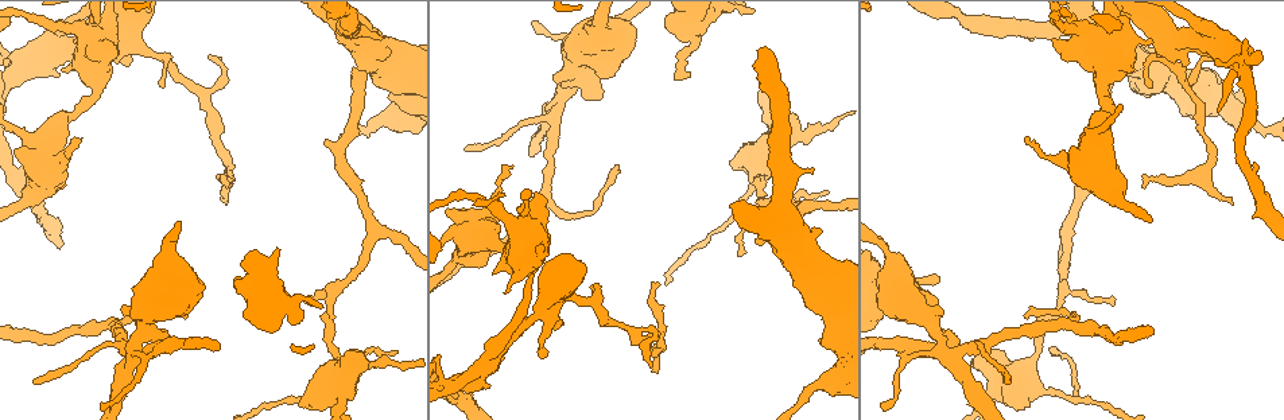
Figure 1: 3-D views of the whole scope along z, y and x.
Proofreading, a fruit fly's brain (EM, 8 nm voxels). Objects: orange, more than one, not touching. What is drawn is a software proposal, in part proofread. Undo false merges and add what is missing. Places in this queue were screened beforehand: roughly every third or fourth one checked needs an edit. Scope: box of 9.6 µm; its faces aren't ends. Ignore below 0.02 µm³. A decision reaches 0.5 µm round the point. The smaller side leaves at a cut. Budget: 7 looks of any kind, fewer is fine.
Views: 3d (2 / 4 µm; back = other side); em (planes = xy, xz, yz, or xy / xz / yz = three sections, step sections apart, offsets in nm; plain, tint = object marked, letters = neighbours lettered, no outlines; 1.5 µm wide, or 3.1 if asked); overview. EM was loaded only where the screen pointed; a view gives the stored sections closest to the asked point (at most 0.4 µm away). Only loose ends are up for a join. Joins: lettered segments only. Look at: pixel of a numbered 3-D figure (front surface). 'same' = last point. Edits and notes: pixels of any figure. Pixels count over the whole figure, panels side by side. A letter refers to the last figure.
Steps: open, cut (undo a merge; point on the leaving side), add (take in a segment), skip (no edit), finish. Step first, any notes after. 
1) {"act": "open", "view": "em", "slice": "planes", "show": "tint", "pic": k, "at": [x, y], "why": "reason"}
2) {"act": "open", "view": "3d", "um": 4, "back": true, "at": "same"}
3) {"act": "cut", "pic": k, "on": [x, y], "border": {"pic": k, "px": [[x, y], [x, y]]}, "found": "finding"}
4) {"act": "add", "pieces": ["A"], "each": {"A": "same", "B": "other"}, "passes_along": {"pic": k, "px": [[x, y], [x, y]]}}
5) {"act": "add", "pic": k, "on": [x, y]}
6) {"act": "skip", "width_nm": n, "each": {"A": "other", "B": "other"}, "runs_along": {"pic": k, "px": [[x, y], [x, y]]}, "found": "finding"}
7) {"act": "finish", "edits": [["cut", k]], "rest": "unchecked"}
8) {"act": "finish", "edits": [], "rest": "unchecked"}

{"act": "open", "view": "em", "slice": "planes", "show": "letters", "pic": 1, "at": [364, 66]}

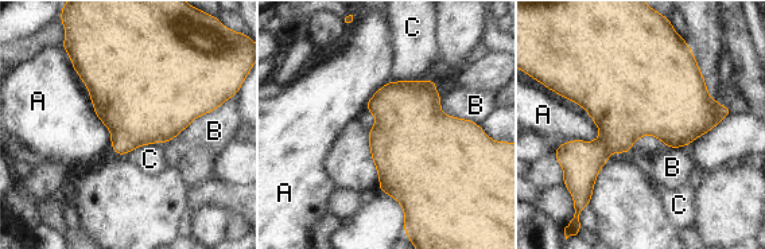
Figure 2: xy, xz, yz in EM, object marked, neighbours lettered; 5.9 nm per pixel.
{"act": "skip", "each": {"A": "other", "B": "other", "C": "other"}, "border": {"pic": 2, "px": [[433, 77], [426, 80], [391, 81]]}, "found": "one cell here"}

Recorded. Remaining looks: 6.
{"act": "open", "view": "3d", "um": 2, "pic": 1, "at": [1115, 301], "why": "tapers out"}

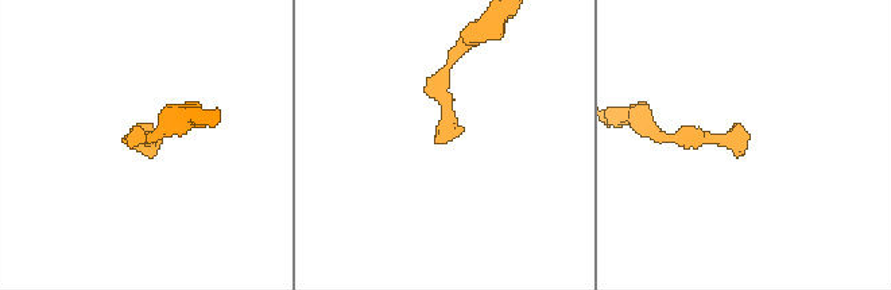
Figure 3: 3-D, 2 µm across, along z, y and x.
{"act": "open", "view": "em", "slice": "xz", "step": 4, "show": "letters", "pic": 3, "at": [749, 139], "why": "shape alone is not enough"}

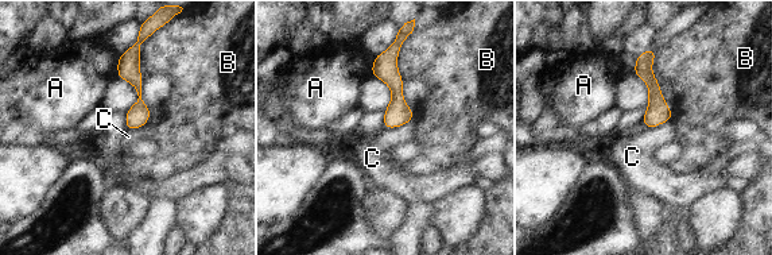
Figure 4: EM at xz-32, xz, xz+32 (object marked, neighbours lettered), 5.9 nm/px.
{"act": "open", "view": "em", "slice": "planes", "show": "letters", "at": "same", "why": "cut it another way"}

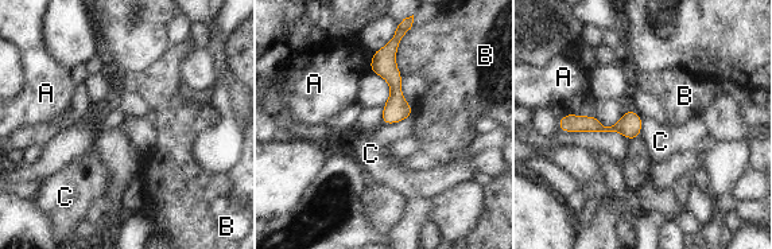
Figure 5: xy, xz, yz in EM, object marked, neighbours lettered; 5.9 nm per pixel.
{"act": "skip", "each": {"A": "other", "B": "other", "C": "other"}, "border": {"pic": 5, "px": [[411, 115], [396, 123], [381, 125]]}, "found": "no lettered segment goes on from it"}

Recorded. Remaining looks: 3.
{"act": "open", "view": "em", "slice": "planes", "show": "letters", "pic": 1, "at": [1073, 399], "why": "sudden change in width"}

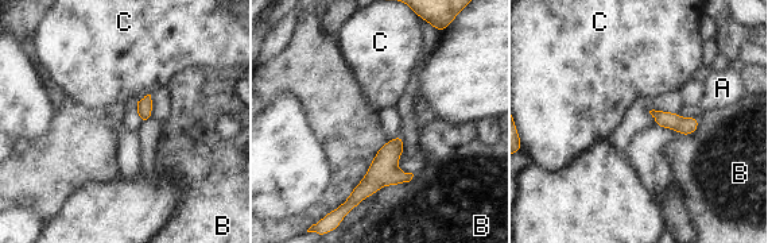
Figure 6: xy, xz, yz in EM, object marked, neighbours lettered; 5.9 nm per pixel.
{"act": "skip", "each": {"A": "other", "B": "other", "C": "other"}, "runs_along": {"pic": 6, "px": [[399, 139], [383, 170], [328, 228]]}, "found": "continuous, no second cell"}

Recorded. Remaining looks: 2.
{"act": "finish", "edits": [], "rest": "unchecked"}

